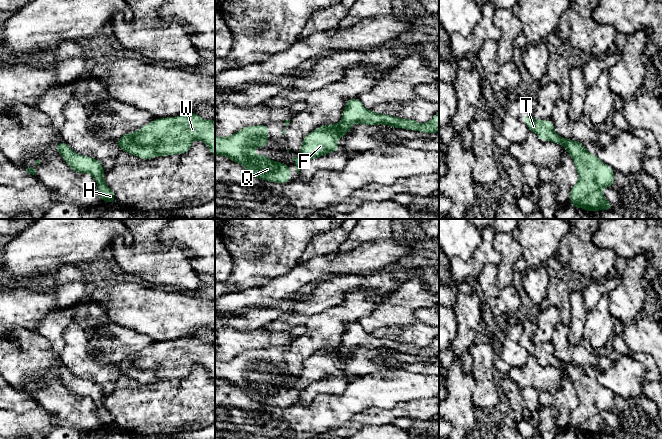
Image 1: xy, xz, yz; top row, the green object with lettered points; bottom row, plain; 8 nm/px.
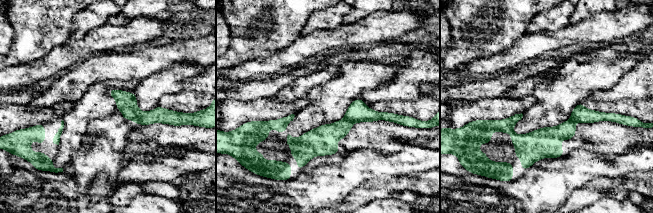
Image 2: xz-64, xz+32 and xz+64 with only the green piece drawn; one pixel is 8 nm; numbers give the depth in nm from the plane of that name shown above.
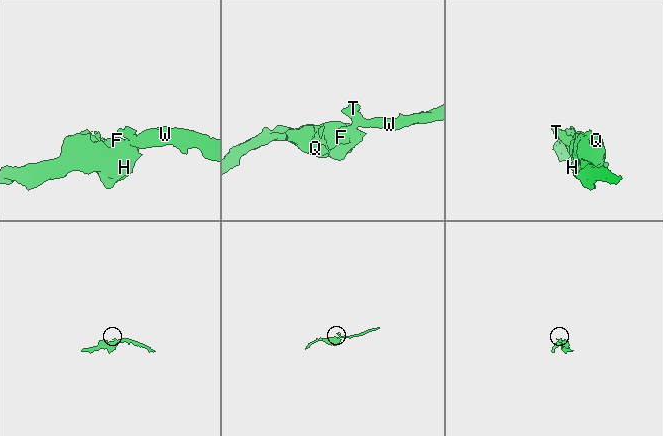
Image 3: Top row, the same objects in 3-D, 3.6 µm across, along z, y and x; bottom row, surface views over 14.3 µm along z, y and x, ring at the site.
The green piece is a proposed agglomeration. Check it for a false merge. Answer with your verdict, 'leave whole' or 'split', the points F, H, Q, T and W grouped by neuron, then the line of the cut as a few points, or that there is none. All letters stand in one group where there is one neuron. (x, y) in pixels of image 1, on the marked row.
split; F H Q / T W; cut in xz along (341, 120), (350, 124)

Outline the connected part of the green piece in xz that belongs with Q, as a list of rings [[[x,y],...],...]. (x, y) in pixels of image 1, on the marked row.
[[[269,125],[246,126],[231,136],[215,136],[215,155],[226,156],[241,164],[252,176],[273,183],[290,182],[290,166],[271,161],[267,155],[255,155],[255,147],[268,145]]]

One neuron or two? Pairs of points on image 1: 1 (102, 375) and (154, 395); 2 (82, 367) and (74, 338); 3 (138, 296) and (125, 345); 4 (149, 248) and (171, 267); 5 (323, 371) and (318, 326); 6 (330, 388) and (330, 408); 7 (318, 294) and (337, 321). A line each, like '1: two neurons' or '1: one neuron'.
1: two neurons
2: one neuron
3: two neurons
4: one neuron
5: two neurons
6: two neurons
7: two neurons

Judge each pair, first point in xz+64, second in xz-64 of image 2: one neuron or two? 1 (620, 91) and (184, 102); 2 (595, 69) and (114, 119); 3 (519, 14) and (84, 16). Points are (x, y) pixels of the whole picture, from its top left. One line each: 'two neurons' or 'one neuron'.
1: two neurons
2: two neurons
3: two neurons

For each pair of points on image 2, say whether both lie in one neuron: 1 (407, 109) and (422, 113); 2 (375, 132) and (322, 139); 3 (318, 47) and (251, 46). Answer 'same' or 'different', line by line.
1: same
2: same
3: different

